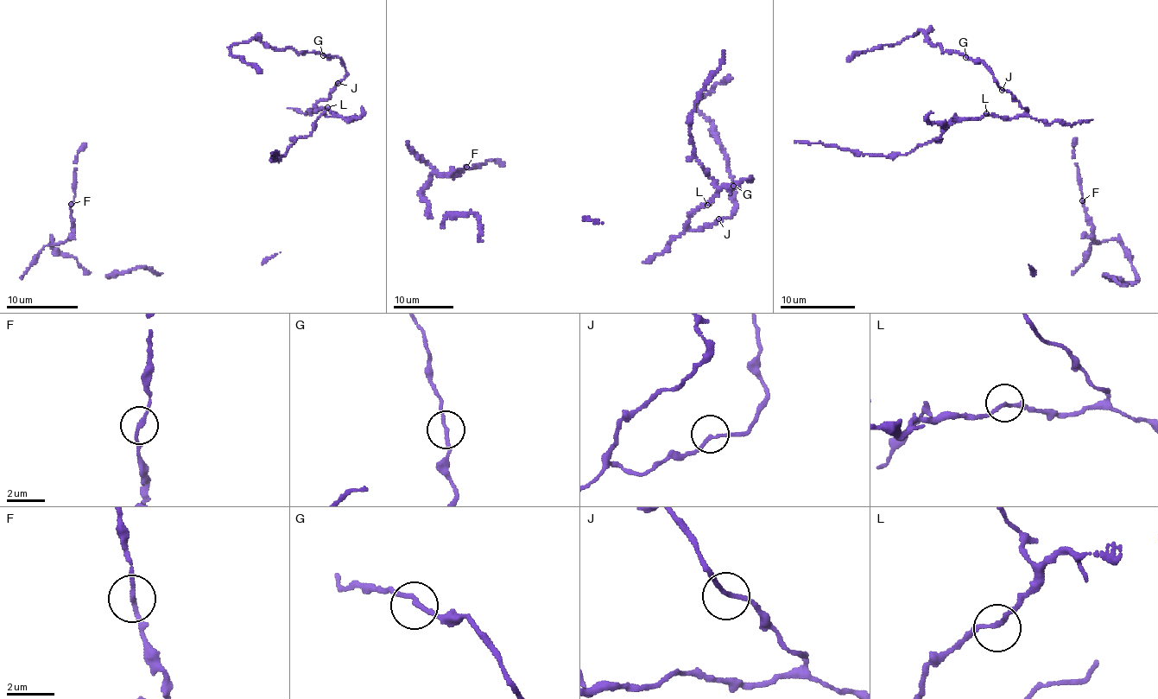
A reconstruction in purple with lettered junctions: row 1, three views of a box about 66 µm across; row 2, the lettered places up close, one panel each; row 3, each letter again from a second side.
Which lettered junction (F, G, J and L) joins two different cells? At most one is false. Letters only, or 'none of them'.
none of them

